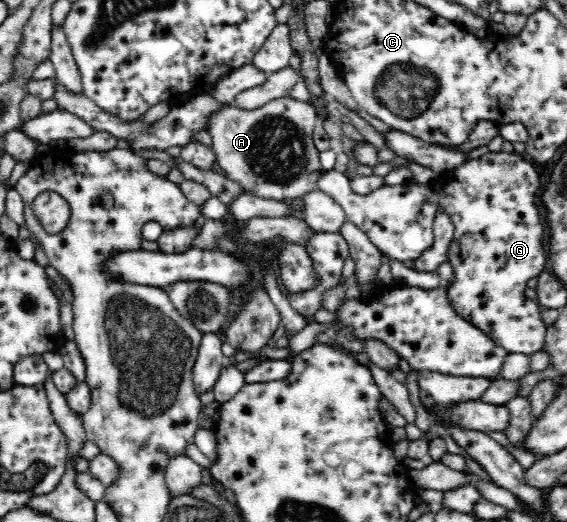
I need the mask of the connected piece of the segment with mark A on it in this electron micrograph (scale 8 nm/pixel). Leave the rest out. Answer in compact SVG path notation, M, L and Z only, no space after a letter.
M282 97L271 100L252 110L244 110L236 105L222 105L210 114L206 131L212 138L211 147L217 156L218 166L224 170L230 180L239 182L246 192L262 198L274 200L300 201L305 194L316 190L316 182L322 176L328 175L320 165L312 133L318 123L314 107L308 101L292 97Z

